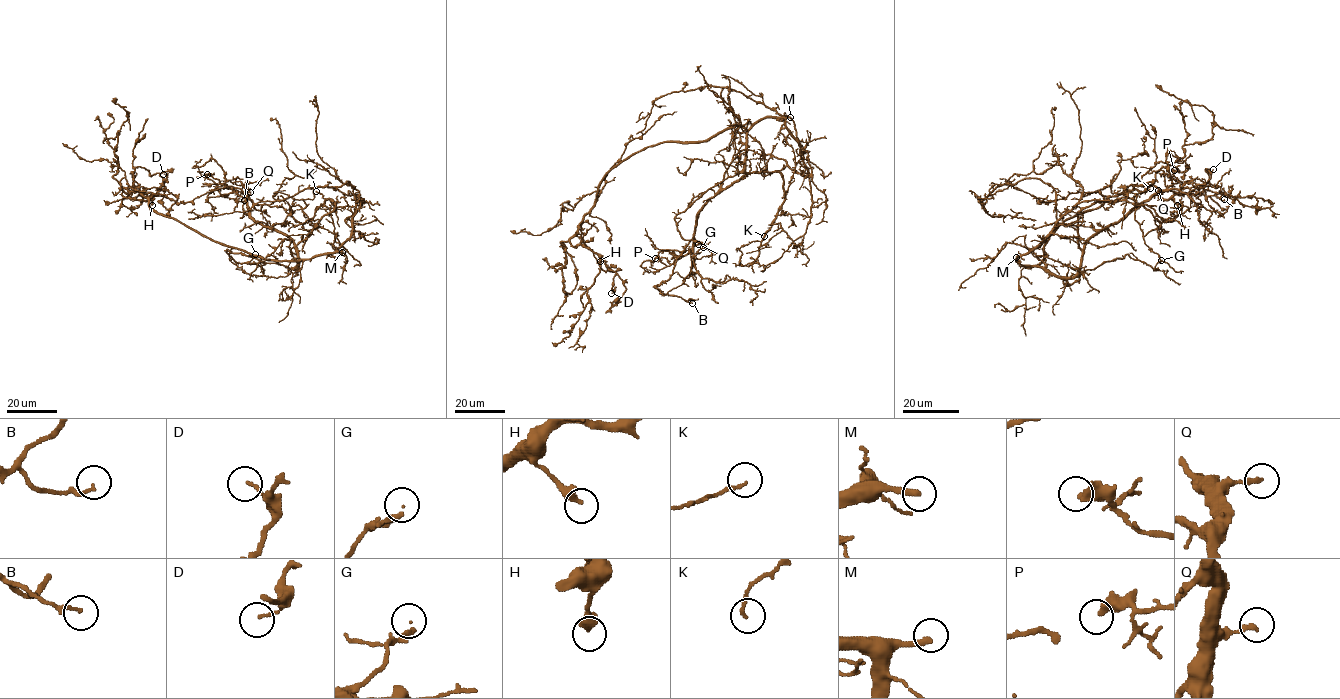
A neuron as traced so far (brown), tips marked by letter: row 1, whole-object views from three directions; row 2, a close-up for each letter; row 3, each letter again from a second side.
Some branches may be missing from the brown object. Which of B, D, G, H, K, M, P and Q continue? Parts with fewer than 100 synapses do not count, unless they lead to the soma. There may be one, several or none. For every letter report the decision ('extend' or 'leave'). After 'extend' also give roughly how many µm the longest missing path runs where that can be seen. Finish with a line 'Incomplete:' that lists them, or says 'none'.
B: leave
D: leave
G: leave
H: leave
K: leave
M: extend; missing 40 µm
P: leave
Q: leave
Incomplete: M

